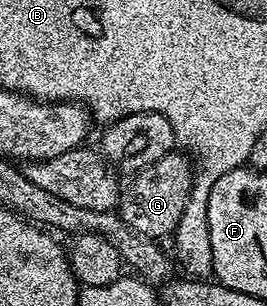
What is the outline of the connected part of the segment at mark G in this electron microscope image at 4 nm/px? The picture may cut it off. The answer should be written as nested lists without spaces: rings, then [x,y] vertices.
[[[173,150],[157,162],[134,173],[131,185],[126,185],[117,209],[118,216],[137,235],[152,241],[162,241],[162,236],[170,237],[185,214],[185,206],[191,197],[191,187],[195,181],[195,168],[190,156]]]

